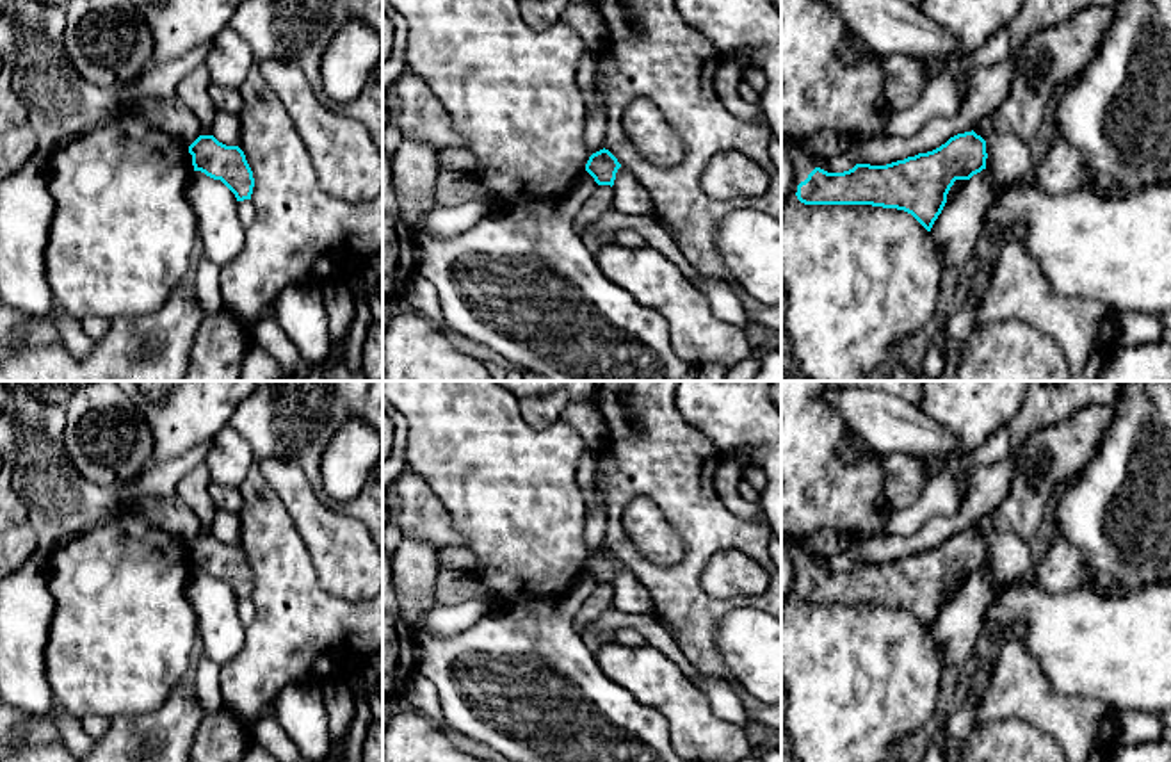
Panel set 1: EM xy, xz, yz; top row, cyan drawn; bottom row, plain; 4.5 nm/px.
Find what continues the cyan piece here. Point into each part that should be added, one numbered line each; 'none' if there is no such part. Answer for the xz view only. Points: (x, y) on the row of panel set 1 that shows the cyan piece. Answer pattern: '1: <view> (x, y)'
none

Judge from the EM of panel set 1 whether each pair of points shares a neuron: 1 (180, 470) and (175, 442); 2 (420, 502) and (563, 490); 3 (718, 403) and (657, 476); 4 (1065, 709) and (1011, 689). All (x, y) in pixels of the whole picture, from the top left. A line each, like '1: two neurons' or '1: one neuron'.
1: two neurons
2: two neurons
3: two neurons
4: one neuron

